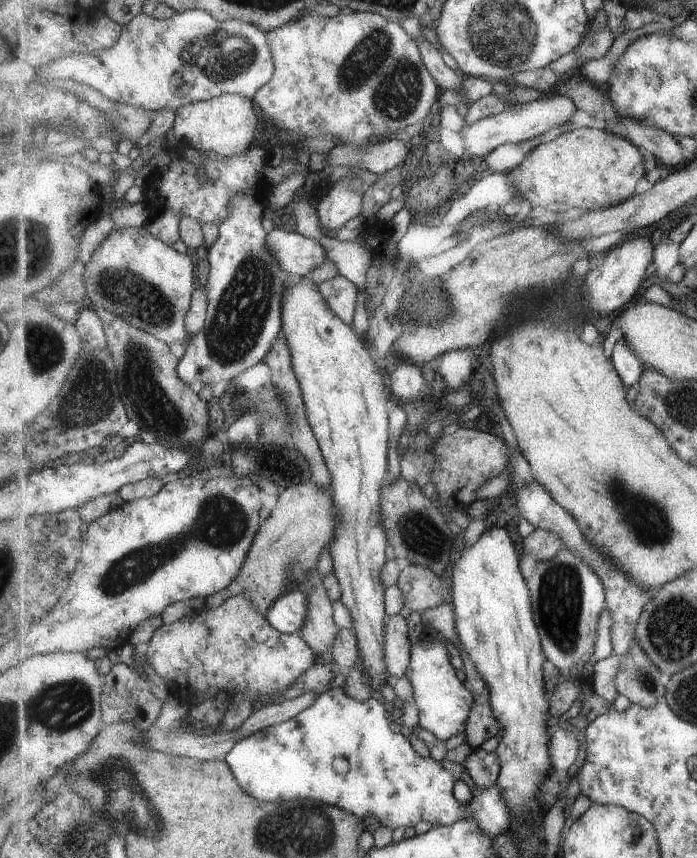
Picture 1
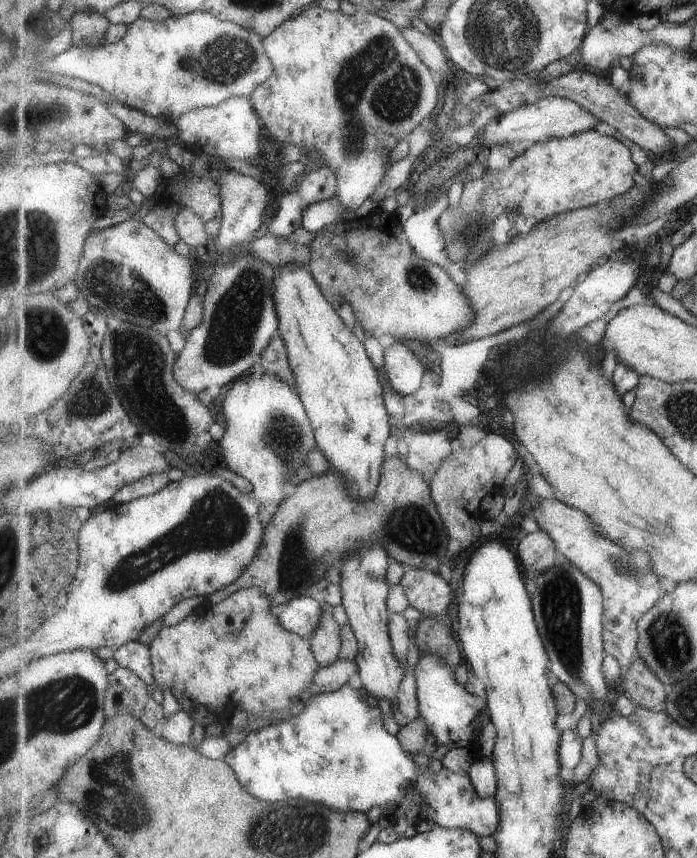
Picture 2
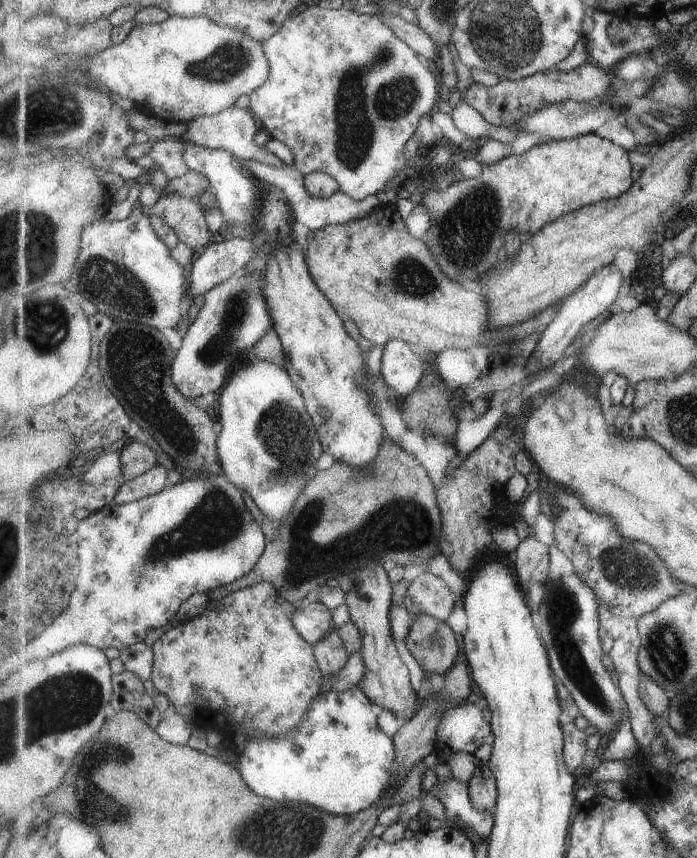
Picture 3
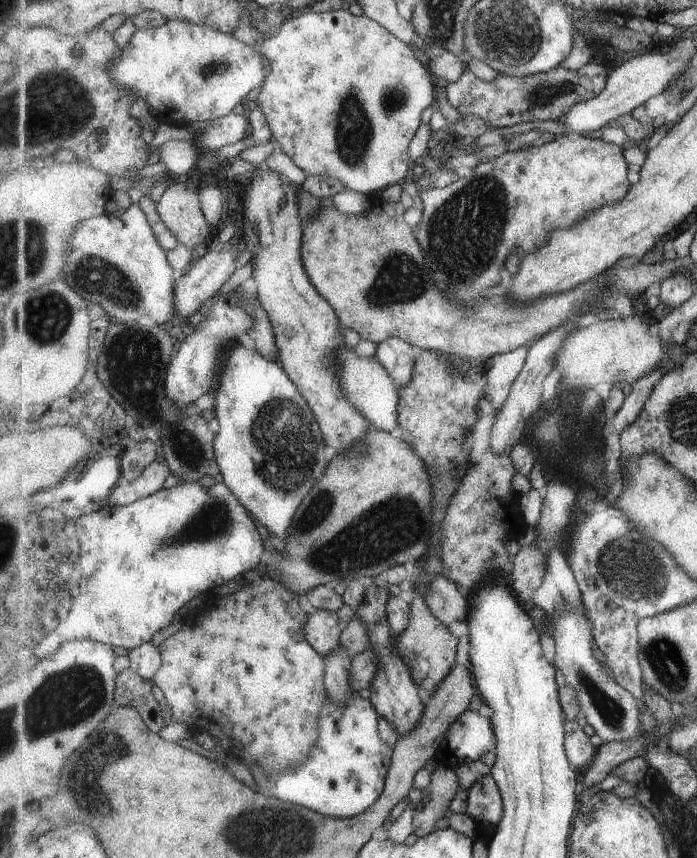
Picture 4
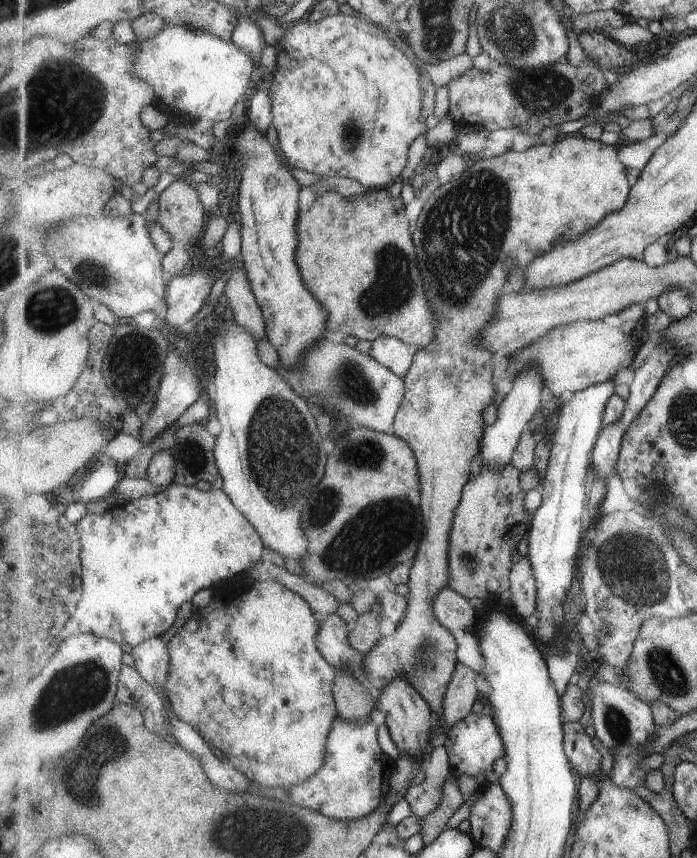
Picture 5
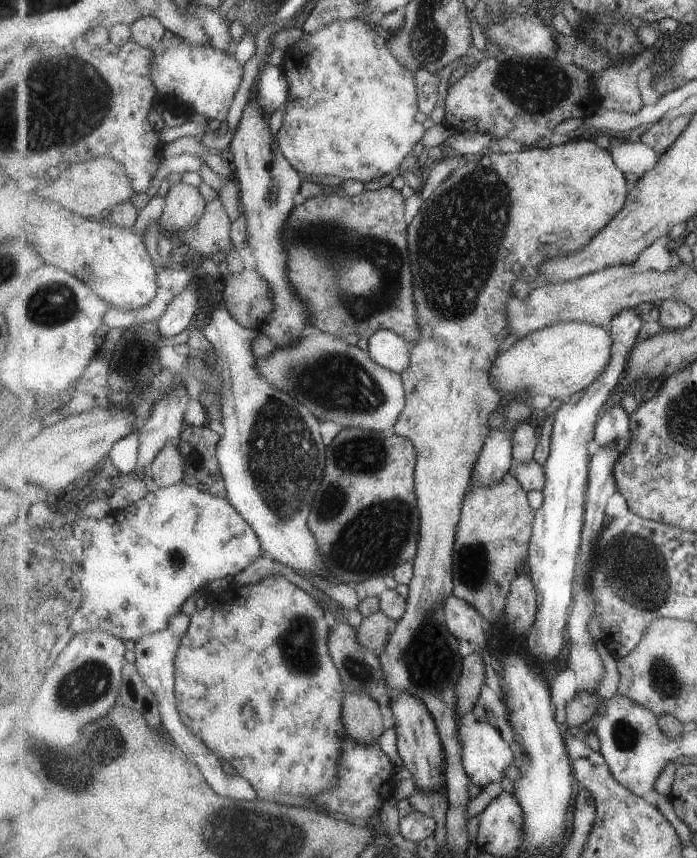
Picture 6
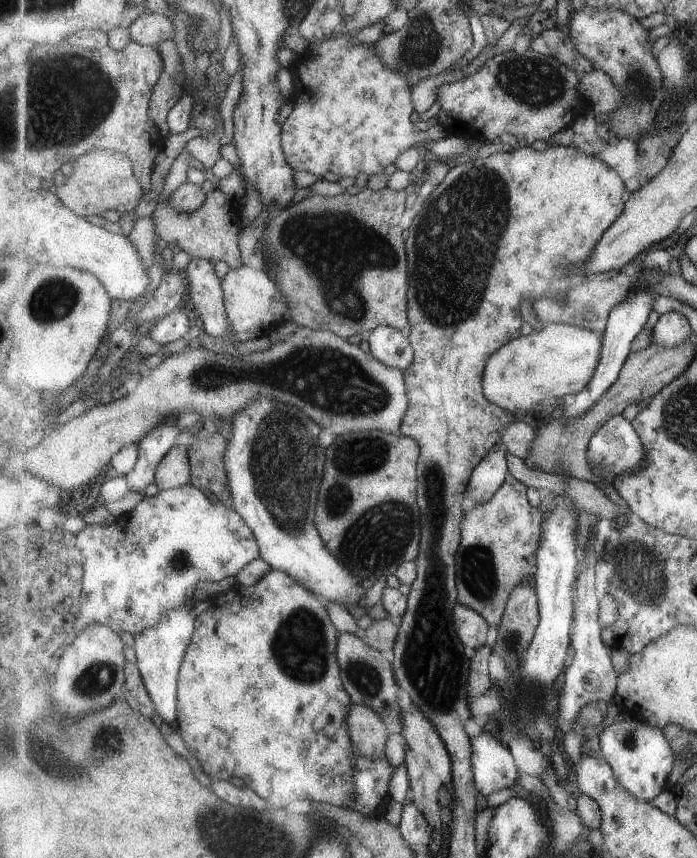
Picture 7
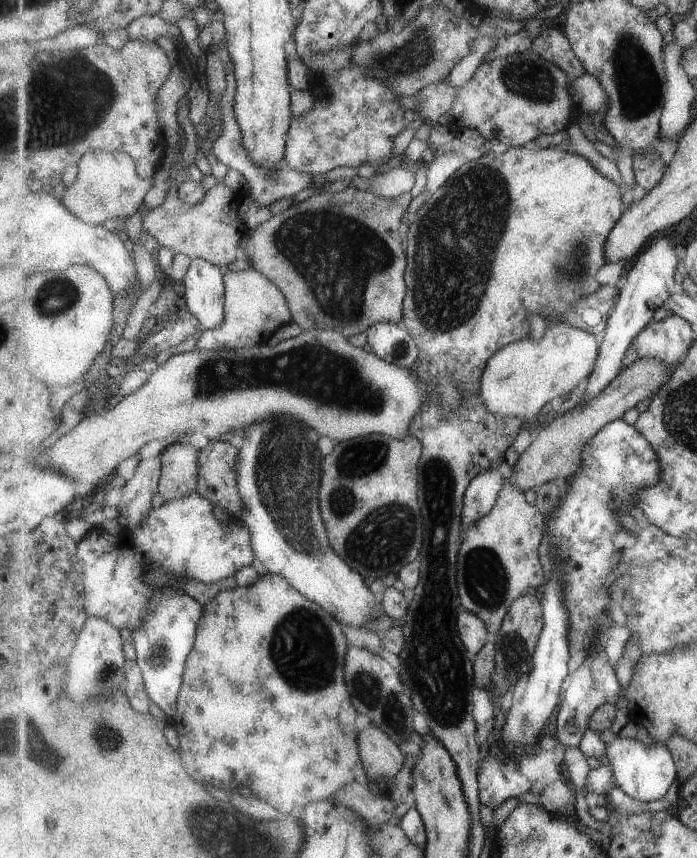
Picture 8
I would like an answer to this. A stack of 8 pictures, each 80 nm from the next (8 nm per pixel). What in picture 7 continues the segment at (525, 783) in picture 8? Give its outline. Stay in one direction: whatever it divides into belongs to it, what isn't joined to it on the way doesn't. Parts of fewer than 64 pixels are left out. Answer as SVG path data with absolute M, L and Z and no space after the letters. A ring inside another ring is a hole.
M481 732L472 738L472 763L478 792L489 796L503 788L511 788L519 780L520 768L509 747L495 736Z

